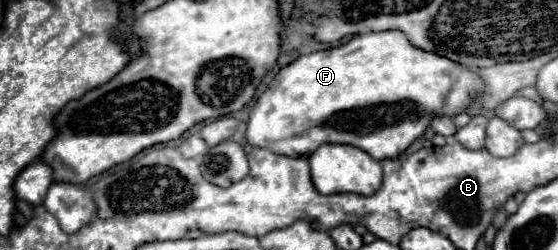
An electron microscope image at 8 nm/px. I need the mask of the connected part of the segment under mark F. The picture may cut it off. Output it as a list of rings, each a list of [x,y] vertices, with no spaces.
[[[394,29],[366,33],[340,47],[302,55],[280,69],[250,113],[246,141],[254,147],[266,147],[290,157],[294,157],[294,153],[310,155],[322,143],[348,143],[362,147],[362,151],[374,159],[394,159],[424,135],[434,117],[456,117],[466,113],[468,107],[476,105],[478,93],[482,93],[482,77],[478,77],[478,69],[458,65],[448,57],[438,57],[438,53],[414,49],[408,37]]]

